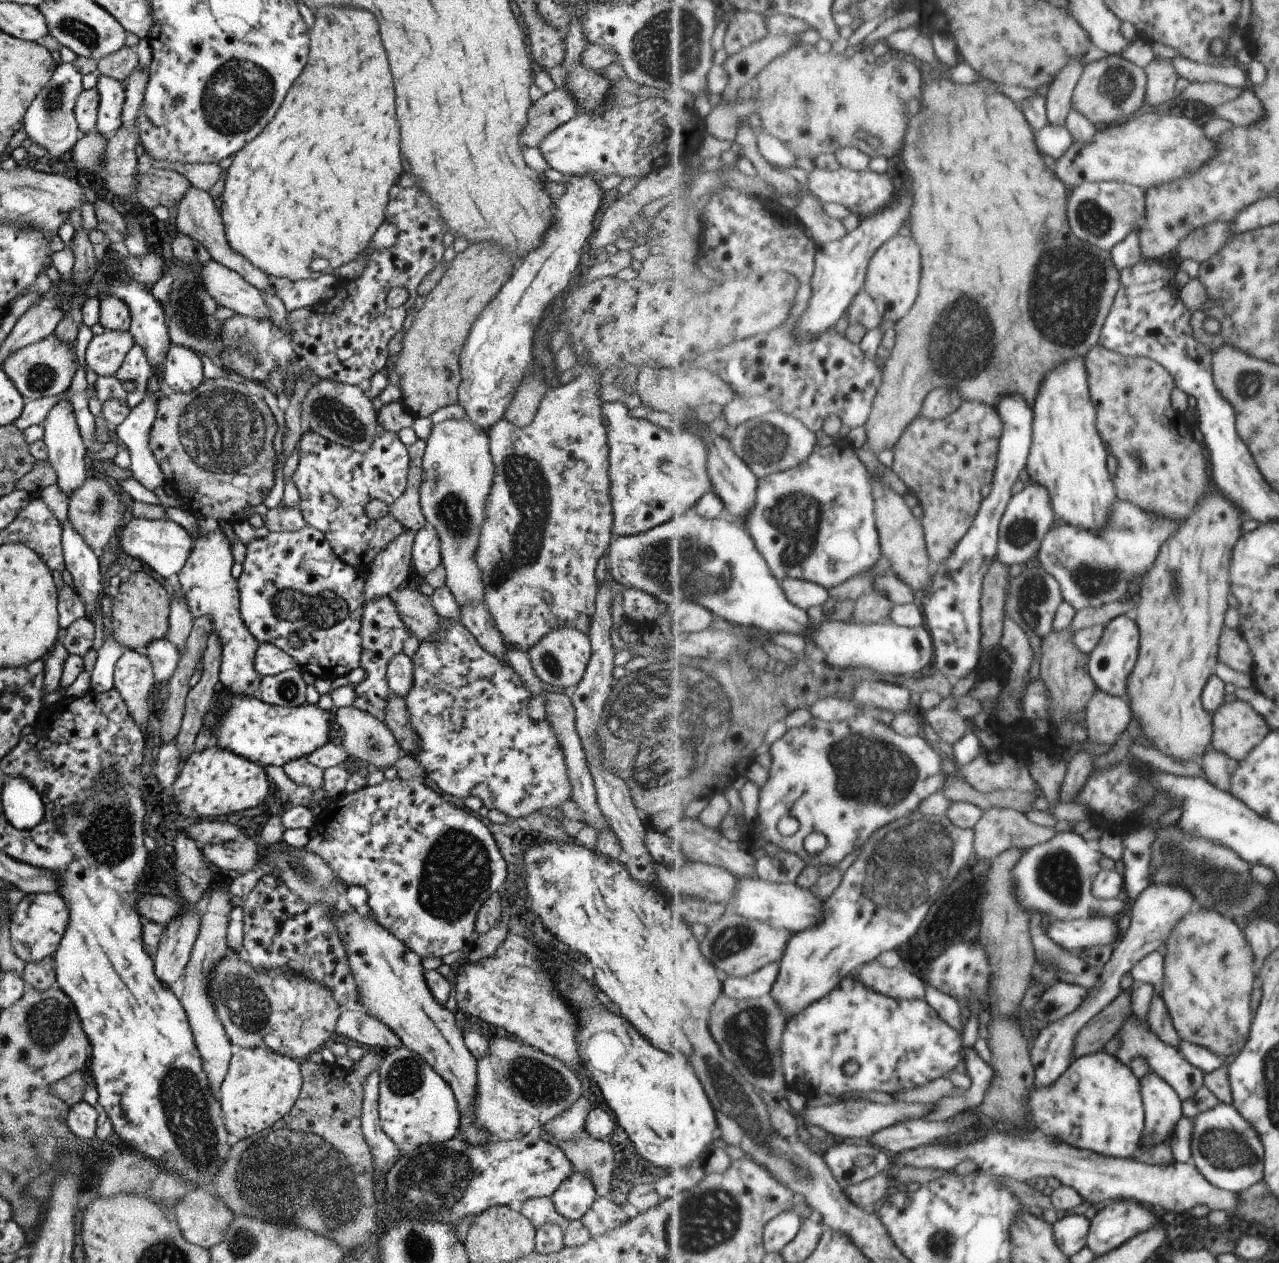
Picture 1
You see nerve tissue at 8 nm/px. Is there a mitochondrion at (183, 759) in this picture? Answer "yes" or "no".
no

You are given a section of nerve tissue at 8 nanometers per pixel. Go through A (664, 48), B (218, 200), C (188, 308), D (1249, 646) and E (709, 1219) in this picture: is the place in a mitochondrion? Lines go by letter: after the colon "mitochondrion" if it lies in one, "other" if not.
A: mitochondrion
B: other
C: mitochondrion
D: other
E: mitochondrion

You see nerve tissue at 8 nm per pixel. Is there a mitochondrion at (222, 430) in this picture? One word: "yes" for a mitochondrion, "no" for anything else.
yes

